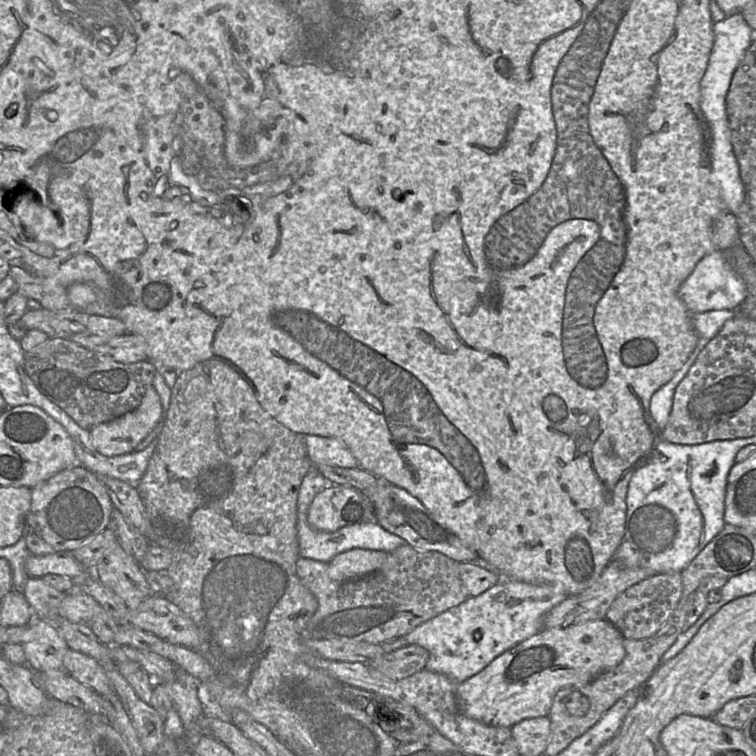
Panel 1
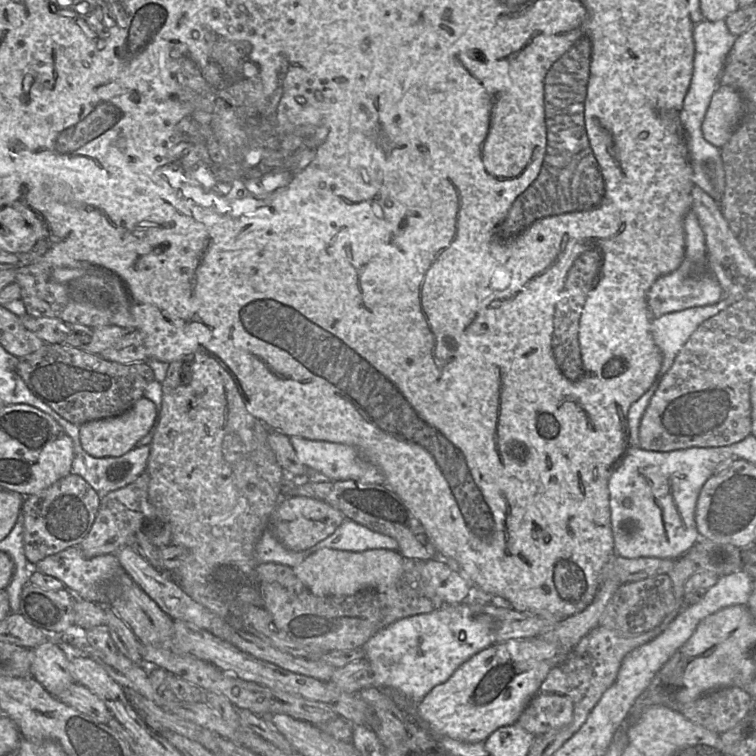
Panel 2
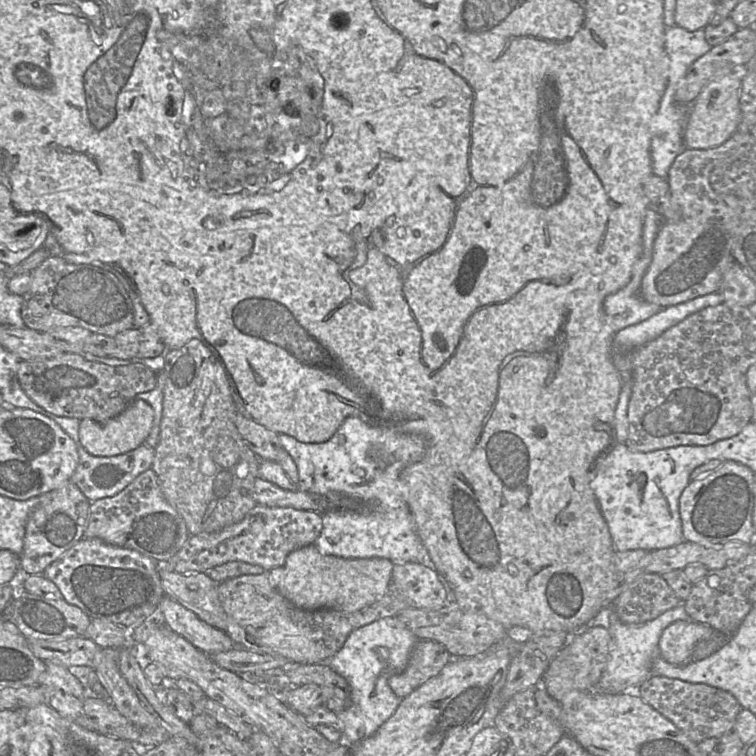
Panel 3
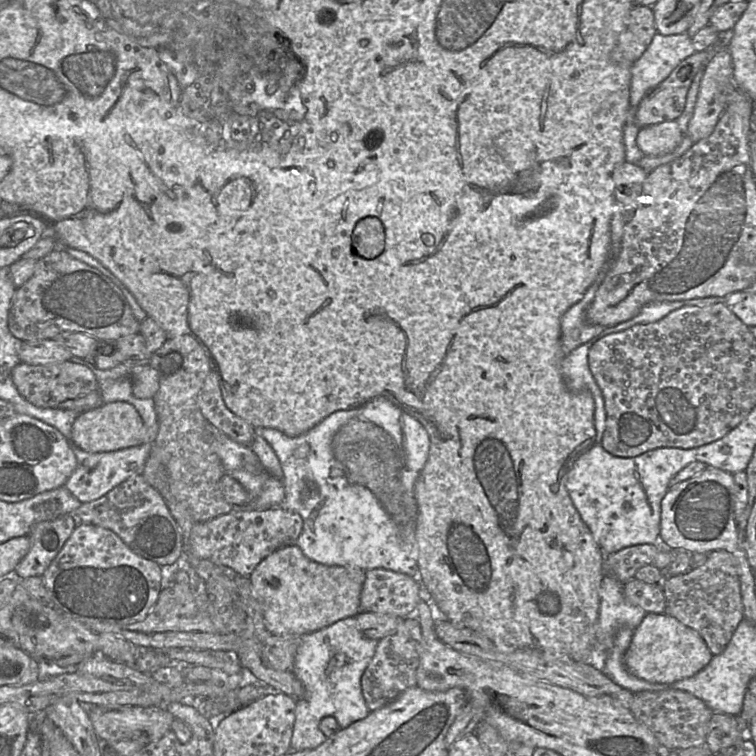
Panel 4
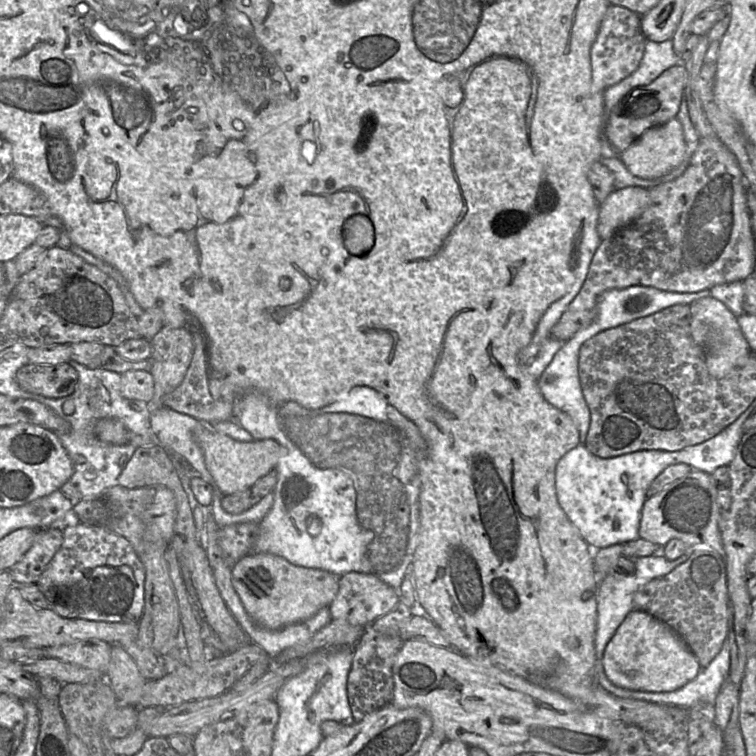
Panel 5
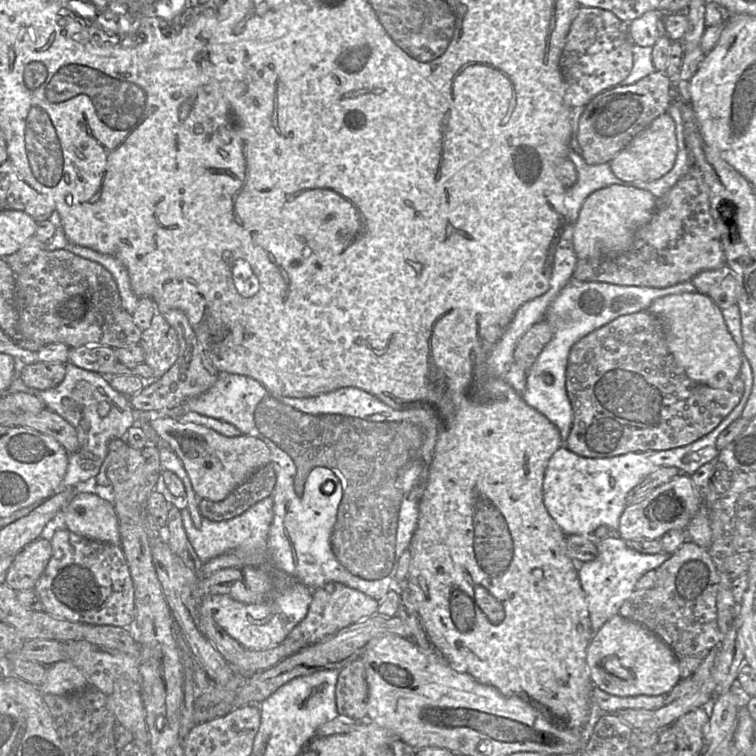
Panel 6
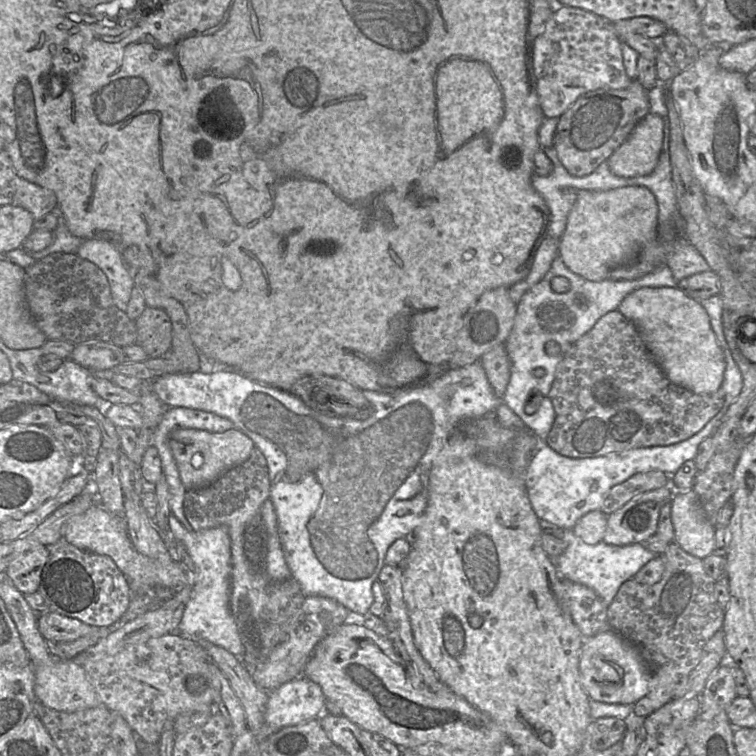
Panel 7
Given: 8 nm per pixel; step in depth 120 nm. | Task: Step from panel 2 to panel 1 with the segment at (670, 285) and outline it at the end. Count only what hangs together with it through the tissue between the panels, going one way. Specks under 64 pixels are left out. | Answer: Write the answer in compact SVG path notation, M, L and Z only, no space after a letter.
M715 250L715 251L712 251L712 252L708 253L707 255L705 255L696 264L696 266L693 269L693 271L691 272L691 274L681 284L681 286L679 288L679 291L678 291L678 295L679 295L680 299L682 300L682 302L687 307L687 309L691 313L701 313L701 312L705 312L705 311L728 309L728 310L735 310L735 315L736 315L736 310L738 310L737 308L739 307L739 305L742 303L742 301L745 299L745 297L747 295L747 289L746 289L745 283L743 282L743 280L741 279L741 277L738 275L738 273L735 271L734 267L732 266L731 262L729 261L728 254L726 254L726 252L724 252L724 251Z

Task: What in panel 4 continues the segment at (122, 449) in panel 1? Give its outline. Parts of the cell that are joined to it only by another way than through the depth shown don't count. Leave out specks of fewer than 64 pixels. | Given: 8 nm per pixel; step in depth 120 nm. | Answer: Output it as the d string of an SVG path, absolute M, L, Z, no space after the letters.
M123 401L102 406L78 415L72 426L72 441L89 453L111 452L144 444L145 426L136 408Z

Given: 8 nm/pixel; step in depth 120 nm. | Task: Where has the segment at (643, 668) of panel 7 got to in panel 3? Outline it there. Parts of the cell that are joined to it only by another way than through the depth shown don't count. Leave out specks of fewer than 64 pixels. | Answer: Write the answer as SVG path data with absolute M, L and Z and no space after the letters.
M679 620L664 629L659 640L659 658L671 665L682 666L690 662L696 645L713 637L714 629L693 620Z

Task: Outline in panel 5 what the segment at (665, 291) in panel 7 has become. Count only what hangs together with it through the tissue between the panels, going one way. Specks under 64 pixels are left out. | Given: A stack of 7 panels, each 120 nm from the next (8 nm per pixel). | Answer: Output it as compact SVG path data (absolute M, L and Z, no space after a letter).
M713 296L699 298L689 304L690 331L693 340L703 349L708 372L722 378L742 366L755 352L752 351L737 322L737 317Z

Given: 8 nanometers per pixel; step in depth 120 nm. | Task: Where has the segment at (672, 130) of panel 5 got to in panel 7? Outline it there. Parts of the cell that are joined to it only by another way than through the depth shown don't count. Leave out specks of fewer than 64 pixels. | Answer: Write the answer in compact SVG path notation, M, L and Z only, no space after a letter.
M647 114L609 157L611 172L620 177L650 174L658 163L663 141L663 118L657 114Z

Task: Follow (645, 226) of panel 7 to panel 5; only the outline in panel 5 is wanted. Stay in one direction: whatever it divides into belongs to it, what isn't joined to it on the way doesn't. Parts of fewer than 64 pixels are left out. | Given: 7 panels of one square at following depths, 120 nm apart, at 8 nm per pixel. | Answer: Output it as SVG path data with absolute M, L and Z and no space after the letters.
M628 186L611 192L599 206L597 232L600 239L610 238L630 224L646 208L649 192L646 188Z

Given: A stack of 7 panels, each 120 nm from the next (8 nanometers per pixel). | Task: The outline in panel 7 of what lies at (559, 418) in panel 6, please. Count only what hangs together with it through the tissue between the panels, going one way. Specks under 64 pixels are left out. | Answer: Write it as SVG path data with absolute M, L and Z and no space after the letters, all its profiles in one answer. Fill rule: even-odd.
M557 256L556 273L554 277L564 277L569 282L572 296L568 300L556 299L544 301L549 293L554 293L550 281L551 277L544 277L539 283L530 288L516 304L516 314L513 328L504 342L510 360L510 379L502 396L505 403L524 423L526 428L542 442L546 439L555 419L555 411L549 398L549 391L553 383L558 364L564 354L584 334L590 331L596 322L610 311L616 311L622 300L633 291L642 287L671 287L677 288L679 281L674 278L671 270L662 265L642 278L631 281L610 280L589 281L572 271ZM547 343L559 346L559 353L550 356L546 353ZM535 394L539 394L539 406L536 412L528 414L525 406Z

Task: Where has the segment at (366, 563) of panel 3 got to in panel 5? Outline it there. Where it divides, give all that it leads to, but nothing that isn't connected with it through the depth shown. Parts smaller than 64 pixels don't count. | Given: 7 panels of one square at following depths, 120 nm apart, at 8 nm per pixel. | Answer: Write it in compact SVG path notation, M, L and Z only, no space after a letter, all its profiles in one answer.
M250 553L231 566L232 585L240 601L259 626L277 630L307 620L330 605L335 598L340 576L326 570L290 563L269 553Z

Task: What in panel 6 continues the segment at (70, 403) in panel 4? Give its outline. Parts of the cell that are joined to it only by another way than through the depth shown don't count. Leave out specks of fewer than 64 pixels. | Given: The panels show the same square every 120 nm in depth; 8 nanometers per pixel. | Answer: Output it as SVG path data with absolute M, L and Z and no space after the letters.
M38 361L26 365L21 372L21 378L31 389L47 390L59 385L65 374L65 364Z

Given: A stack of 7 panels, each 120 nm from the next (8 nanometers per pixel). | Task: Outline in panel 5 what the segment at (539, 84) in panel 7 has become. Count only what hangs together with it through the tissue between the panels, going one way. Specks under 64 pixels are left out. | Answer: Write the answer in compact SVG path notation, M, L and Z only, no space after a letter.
M609 5L607 8L590 51L594 91L603 92L637 69L647 41L641 29L641 18L641 15L622 6Z

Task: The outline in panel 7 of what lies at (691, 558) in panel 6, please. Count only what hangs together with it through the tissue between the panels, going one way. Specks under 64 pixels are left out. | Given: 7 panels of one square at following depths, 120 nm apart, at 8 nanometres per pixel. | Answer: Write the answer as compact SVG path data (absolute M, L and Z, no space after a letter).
M675 542L669 543L662 556L665 570L657 583L640 584L631 578L621 584L608 606L608 628L639 647L650 671L648 693L632 705L632 713L643 718L676 699L676 689L687 681L699 663L706 642L722 629L725 616L714 593L715 581L706 574L702 559L687 553Z

